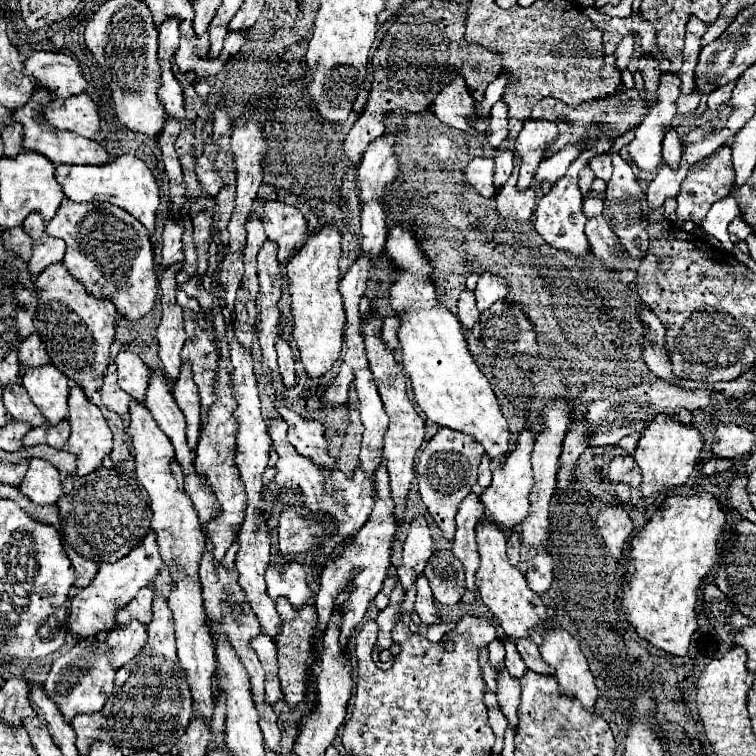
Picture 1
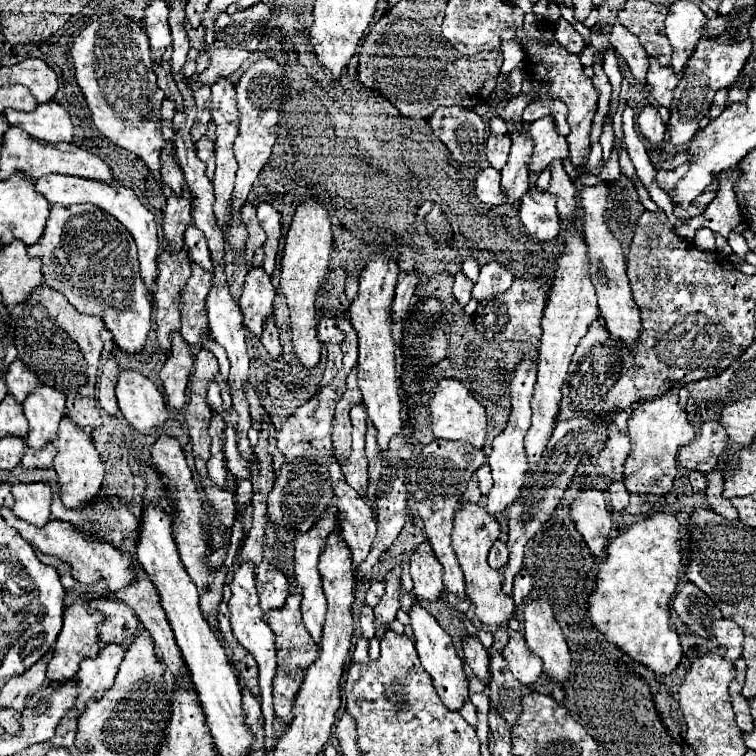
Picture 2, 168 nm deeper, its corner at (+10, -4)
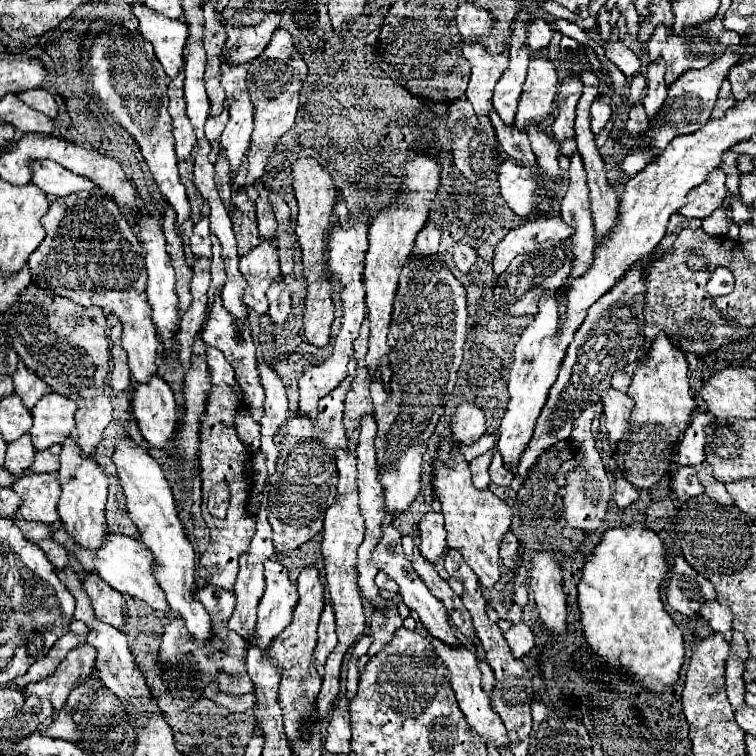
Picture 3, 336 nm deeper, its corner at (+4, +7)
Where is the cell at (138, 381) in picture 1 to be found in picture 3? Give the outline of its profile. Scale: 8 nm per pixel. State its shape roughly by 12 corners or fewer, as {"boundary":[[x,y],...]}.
{"boundary":[[155,375],[137,383],[131,409],[151,447],[163,449],[177,427],[171,387]]}

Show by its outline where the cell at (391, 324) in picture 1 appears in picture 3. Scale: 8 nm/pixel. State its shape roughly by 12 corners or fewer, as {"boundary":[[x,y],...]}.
{"boundary":[[427,223],[419,233],[413,253],[437,253],[441,229]]}

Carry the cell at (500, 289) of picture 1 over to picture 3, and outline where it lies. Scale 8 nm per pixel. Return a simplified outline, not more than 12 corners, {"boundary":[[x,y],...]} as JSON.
{"boundary":[[561,215],[525,221],[495,249],[495,277],[543,241],[567,239]]}

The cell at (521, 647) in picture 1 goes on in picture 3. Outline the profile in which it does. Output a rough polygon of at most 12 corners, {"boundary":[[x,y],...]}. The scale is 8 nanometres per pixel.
{"boundary":[[513,623],[505,641],[515,659],[535,647],[535,633],[525,623]]}

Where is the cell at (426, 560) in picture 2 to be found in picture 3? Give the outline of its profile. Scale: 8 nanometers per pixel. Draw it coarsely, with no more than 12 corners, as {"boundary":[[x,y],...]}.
{"boundary":[[429,511],[419,521],[421,553],[437,563],[445,551],[443,515]]}

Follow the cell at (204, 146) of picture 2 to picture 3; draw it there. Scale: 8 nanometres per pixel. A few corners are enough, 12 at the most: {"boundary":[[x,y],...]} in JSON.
{"boundary":[[229,111],[209,117],[205,137],[211,143],[209,161],[217,161],[219,137],[227,125]]}

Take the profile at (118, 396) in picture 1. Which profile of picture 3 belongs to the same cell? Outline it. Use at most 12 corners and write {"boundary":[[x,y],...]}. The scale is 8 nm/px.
{"boundary":[[121,323],[111,327],[113,373],[109,387],[125,391],[131,383]]}

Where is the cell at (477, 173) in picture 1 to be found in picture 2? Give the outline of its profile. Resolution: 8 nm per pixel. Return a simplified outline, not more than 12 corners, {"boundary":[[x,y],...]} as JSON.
{"boundary":[[483,168],[475,176],[475,194],[481,202],[505,202],[499,172]]}

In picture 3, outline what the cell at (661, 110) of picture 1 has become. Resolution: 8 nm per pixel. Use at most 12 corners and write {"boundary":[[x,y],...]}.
{"boundary":[[721,19],[685,27],[657,25],[649,57],[663,57],[665,83],[703,69],[741,35]]}

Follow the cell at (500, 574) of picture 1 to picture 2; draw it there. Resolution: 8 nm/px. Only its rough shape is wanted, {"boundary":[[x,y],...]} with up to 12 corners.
{"boundary":[[479,504],[455,510],[453,550],[467,598],[489,628],[509,628],[515,602],[487,564],[499,524]]}

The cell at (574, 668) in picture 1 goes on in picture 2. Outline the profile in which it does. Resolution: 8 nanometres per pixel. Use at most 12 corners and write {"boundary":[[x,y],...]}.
{"boundary":[[547,602],[525,608],[525,642],[557,684],[571,672],[565,636]]}

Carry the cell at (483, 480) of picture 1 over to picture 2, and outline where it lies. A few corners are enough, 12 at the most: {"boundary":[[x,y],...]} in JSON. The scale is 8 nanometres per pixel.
{"boundary":[[489,464],[475,470],[479,490],[487,494],[493,484]]}

